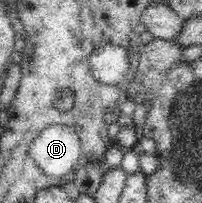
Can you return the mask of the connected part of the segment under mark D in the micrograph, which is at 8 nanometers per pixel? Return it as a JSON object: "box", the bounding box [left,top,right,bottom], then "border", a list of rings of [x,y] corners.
{"box":[29,125,81,181],"border":[[[70,125],[47,126],[29,144],[29,156],[35,170],[59,181],[75,170],[81,154],[80,141],[77,131]]]}

